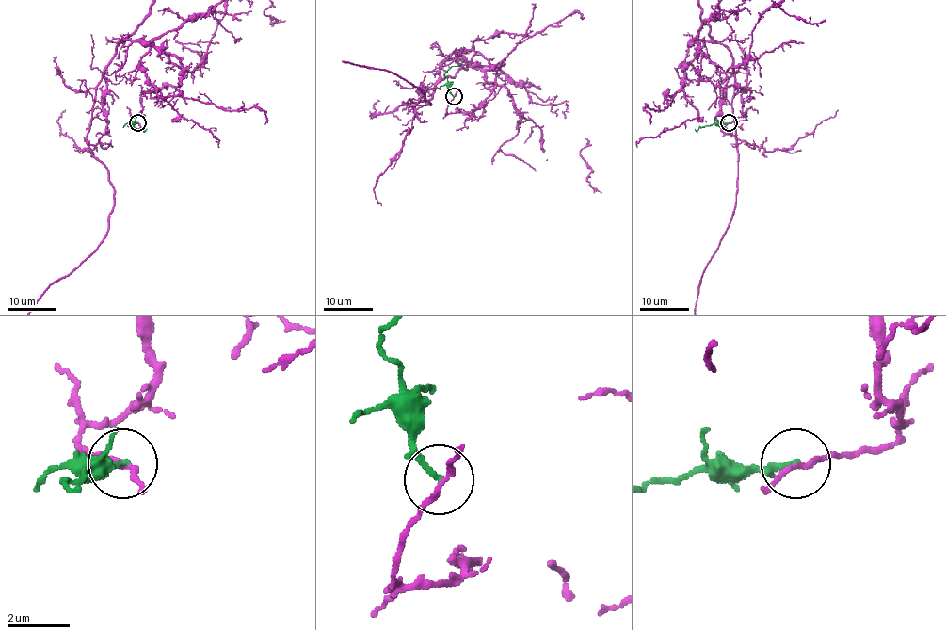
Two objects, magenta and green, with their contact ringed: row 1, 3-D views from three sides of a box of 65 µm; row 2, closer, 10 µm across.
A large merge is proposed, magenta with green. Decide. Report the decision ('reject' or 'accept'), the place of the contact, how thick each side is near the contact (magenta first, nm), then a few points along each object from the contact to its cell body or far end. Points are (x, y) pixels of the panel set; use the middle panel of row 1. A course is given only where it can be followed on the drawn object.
reject; at (454, 96); 160 nm thick on the magenta side, 180 nm on the other; magenta runs (454, 96), (446, 111), (474, 110), (497, 67), (445, 59), (407, 105), (430, 104); green runs (454, 96), (445, 72), (462, 62)

